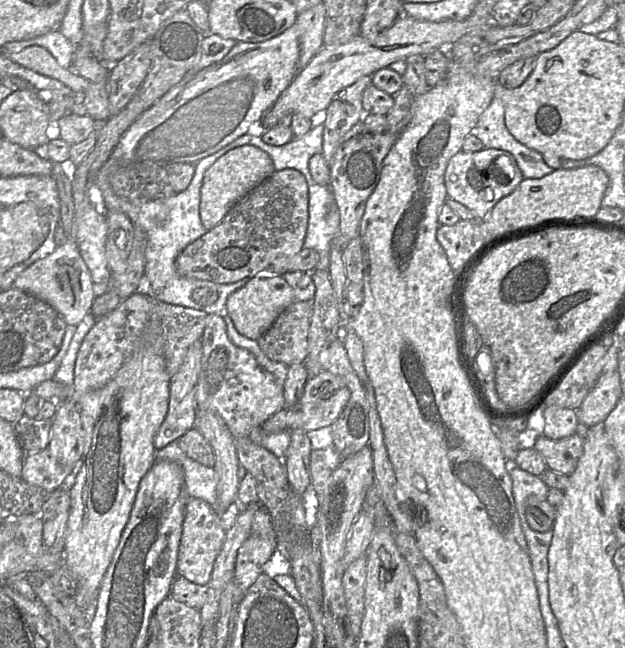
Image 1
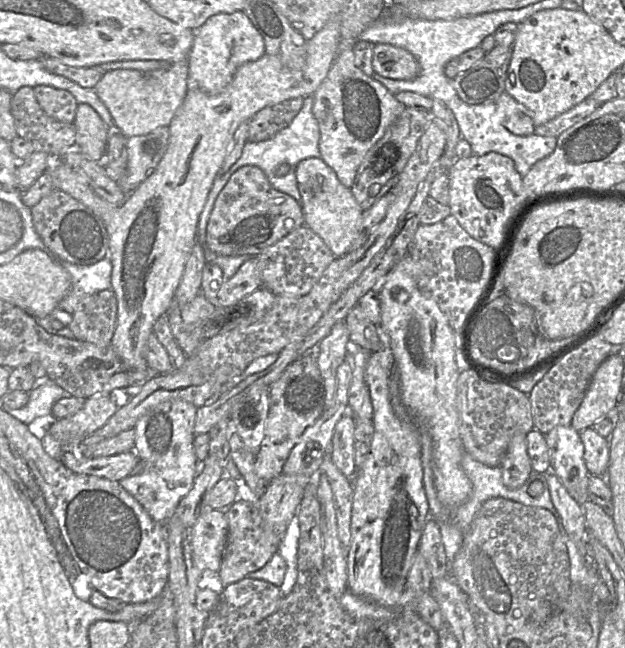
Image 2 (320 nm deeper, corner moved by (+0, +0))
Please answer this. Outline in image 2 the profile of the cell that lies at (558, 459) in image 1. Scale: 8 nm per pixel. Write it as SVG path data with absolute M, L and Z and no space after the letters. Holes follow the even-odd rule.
M592 427L579 432L584 446L584 461L591 475L601 476L606 473L609 460L608 439L596 433Z

